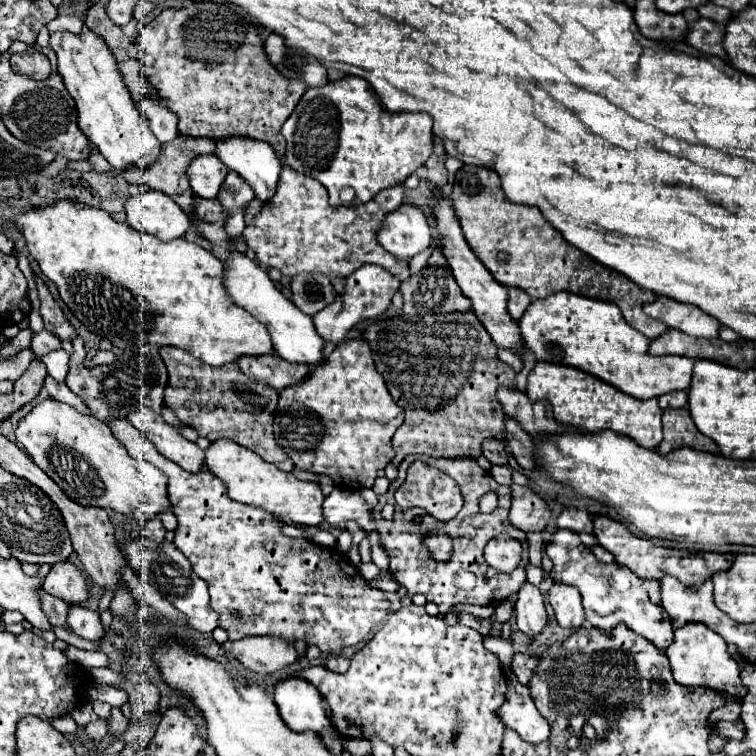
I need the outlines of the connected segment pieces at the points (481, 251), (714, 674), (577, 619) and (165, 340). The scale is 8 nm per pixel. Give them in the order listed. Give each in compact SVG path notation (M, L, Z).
M483 166L465 168L455 174L451 200L465 240L497 282L503 286L517 286L531 298L545 298L559 290L569 290L587 298L613 302L621 308L623 318L649 340L661 336L667 330L663 322L643 312L643 304L653 302L655 294L633 284L627 276L583 256L575 246L567 244L567 240L541 216L539 208L509 202L499 186L499 176L493 170Z
M687 622L687 624L675 628L673 642L667 646L665 654L671 662L673 676L679 684L707 686L707 688L727 692L727 694L733 694L739 698L745 696L745 688L739 678L739 664L727 652L727 642L717 632L713 632L709 626L705 626L701 622Z
M553 584L547 592L547 600L553 606L555 620L563 628L581 628L585 624L579 590L567 584Z
M73 198L25 210L13 218L13 224L23 234L29 254L37 260L41 272L57 286L61 300L69 306L75 318L99 338L107 338L119 350L141 346L145 342L177 346L211 366L235 362L241 354L273 352L267 328L247 310L235 306L235 302L227 296L221 282L223 262L209 250L187 242L185 238L161 242L159 238L143 234L129 224L113 220L113 216L105 210L77 206Z

